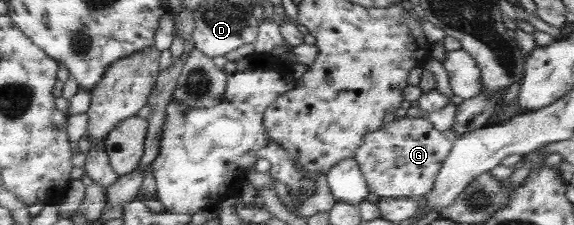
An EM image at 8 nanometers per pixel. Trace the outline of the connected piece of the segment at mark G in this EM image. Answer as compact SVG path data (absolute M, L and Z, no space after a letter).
M394 118L381 129L368 134L355 153L355 161L369 184L369 191L380 197L426 196L433 188L443 162L452 153L451 143L429 118Z

